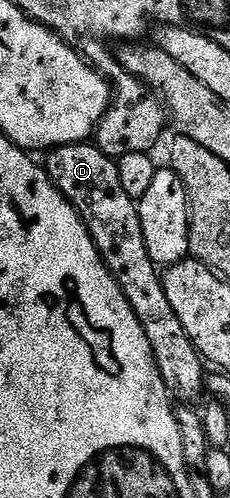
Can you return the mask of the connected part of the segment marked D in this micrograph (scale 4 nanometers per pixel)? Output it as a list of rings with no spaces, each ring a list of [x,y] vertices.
[[[90,141],[56,146],[46,158],[47,174],[55,181],[55,187],[63,193],[65,200],[69,200],[69,204],[73,204],[73,208],[81,216],[105,268],[109,268],[113,280],[117,280],[121,292],[125,292],[125,300],[129,300],[137,320],[141,320],[141,328],[145,328],[145,337],[149,340],[149,348],[153,348],[155,363],[161,372],[161,380],[165,380],[168,394],[183,404],[198,403],[198,398],[204,397],[205,394],[205,363],[193,340],[189,340],[189,332],[185,332],[181,320],[177,320],[177,312],[173,312],[173,307],[169,305],[169,296],[165,296],[160,267],[156,266],[153,260],[149,260],[149,248],[145,248],[145,232],[141,232],[139,207],[136,199],[125,193],[118,161],[105,156],[105,152],[101,152],[99,147]]]

